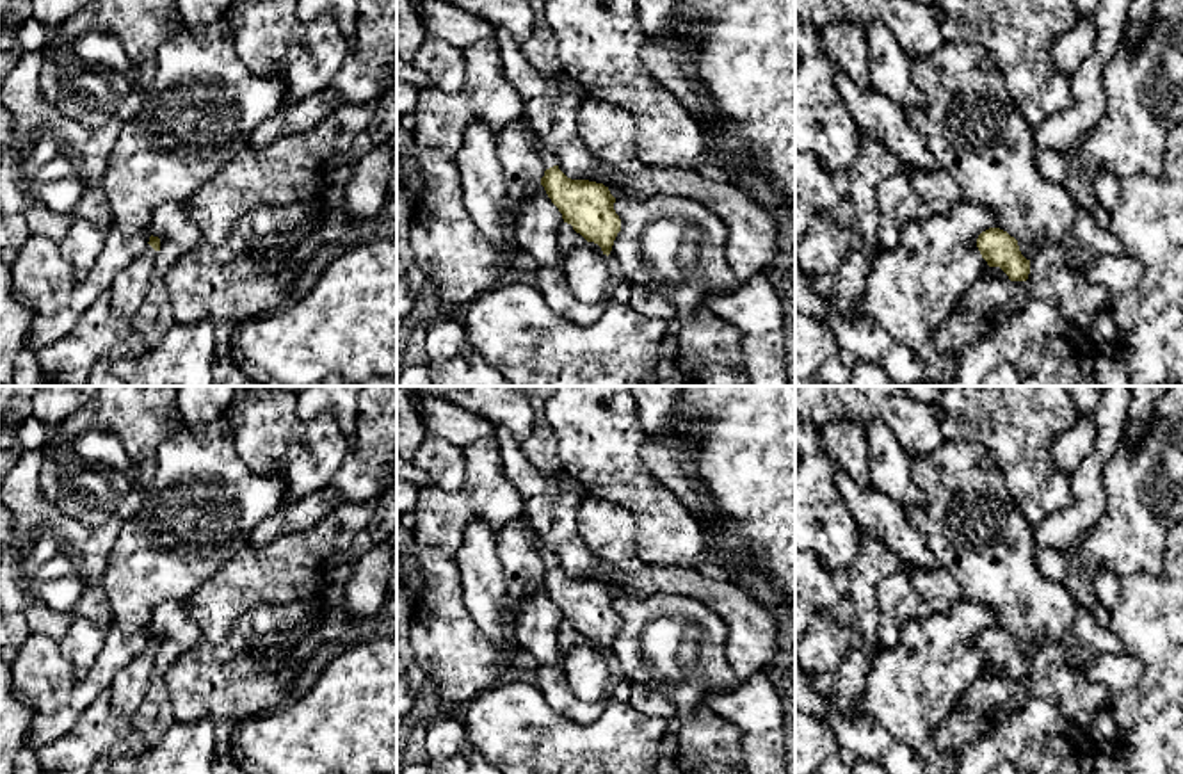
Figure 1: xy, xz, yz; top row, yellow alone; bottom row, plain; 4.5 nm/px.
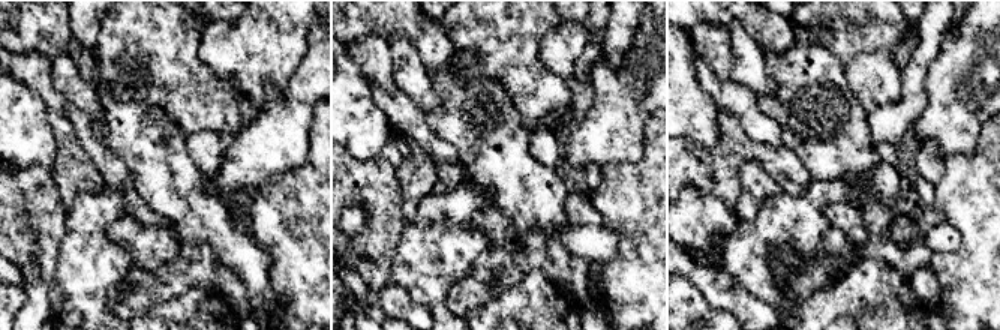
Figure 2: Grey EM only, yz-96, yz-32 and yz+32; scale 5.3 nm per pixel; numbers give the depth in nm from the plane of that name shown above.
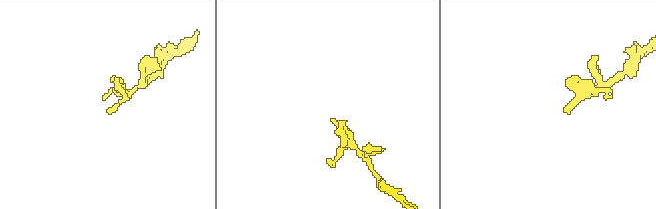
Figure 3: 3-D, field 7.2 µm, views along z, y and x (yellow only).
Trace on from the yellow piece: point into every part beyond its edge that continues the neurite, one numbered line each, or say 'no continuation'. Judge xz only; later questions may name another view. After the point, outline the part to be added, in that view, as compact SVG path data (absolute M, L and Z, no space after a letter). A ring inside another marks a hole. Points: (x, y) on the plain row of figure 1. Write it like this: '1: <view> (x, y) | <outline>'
1: xz (547, 556) | M523 514L521 521L530 536L532 544L537 548L537 552L541 553L544 566L550 568L553 564L557 564L557 559L553 557L553 553L544 546L543 539L537 536L537 532L534 530L534 527L530 525L528 518Z

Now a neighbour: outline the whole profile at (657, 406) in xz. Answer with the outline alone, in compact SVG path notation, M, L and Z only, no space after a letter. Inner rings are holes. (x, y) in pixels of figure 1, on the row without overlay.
M633 386L639 422L649 436L676 432L683 388L685 386Z

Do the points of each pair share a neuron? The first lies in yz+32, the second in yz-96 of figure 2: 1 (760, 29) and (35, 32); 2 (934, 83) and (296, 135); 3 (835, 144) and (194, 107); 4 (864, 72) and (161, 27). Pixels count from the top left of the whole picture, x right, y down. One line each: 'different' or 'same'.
1: same
2: same
3: different
4: same

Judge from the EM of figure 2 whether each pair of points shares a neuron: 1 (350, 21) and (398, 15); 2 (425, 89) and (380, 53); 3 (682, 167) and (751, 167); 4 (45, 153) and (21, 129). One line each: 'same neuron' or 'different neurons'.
1: same neuron
2: different neurons
3: different neurons
4: same neuron

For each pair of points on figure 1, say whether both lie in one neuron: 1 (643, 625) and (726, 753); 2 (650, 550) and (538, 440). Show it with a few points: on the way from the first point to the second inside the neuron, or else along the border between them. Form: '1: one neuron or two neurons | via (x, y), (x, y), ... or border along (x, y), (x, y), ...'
1: one neuron | via (675, 657), (687, 669), (691, 714), (696, 721)
2: two neurons | border along (548, 424), (555, 436), (555, 451), (563, 468)

